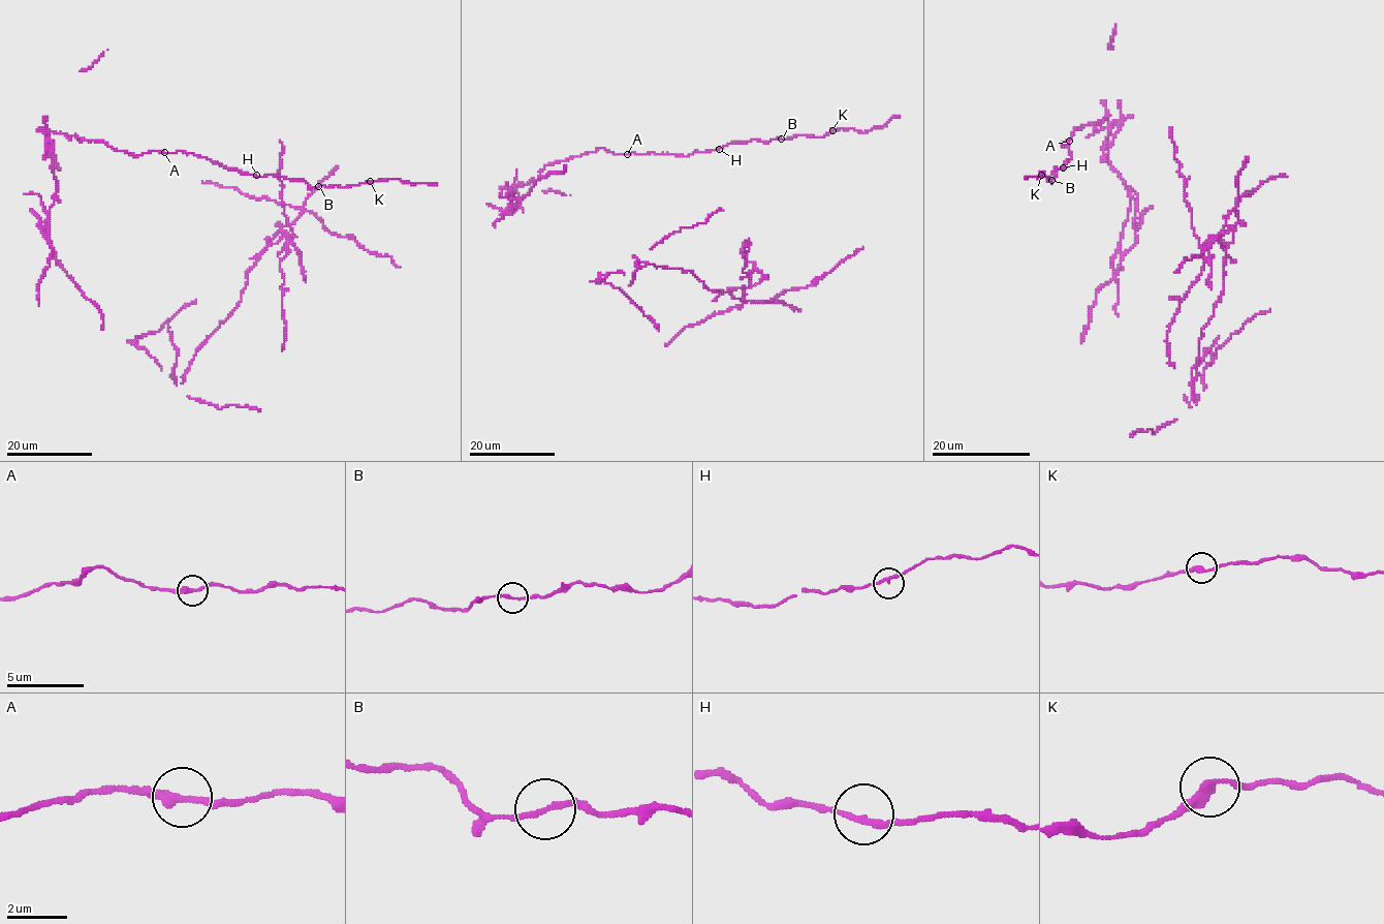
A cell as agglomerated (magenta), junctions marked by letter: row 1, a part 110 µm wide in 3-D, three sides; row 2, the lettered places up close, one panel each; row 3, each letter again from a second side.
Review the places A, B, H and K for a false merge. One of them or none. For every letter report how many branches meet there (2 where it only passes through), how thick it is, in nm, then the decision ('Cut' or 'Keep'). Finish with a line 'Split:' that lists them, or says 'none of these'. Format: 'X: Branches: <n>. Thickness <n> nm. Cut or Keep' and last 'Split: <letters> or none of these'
A: Branches: 2. Thickness 280 nm. Cut
B: Branches: 2. Thickness 160 nm. Keep
H: Branches: 2. Thickness 190 nm. Keep
K: Branches: 2. Thickness 300 nm. Keep
Split: A

